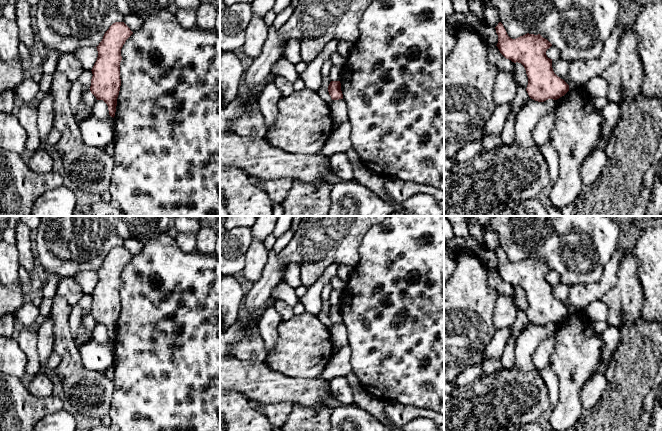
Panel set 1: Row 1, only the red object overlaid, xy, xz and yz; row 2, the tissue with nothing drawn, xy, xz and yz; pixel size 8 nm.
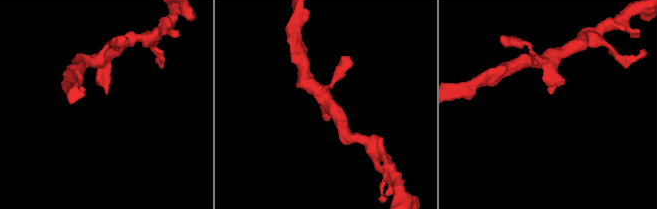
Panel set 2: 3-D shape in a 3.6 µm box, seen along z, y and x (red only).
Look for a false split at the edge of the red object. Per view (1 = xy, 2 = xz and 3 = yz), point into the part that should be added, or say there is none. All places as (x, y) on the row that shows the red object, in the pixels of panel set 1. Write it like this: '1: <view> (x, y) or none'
1: none
2: none
3: none

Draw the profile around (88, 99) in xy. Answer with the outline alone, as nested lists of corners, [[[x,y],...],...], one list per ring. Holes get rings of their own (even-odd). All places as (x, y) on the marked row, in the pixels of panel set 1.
[[[84,91],[82,95],[82,102],[87,108],[88,111],[93,110],[93,106],[95,102],[97,101],[96,97],[91,93],[91,91]]]

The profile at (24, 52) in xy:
[[[23,43],[19,45],[19,58],[22,62],[28,64],[32,50],[26,47]]]

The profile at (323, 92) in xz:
[[[323,77],[321,82],[321,87],[317,91],[319,96],[328,104],[332,101],[331,96],[329,95],[329,92],[328,92],[328,86],[330,82],[331,82],[331,79],[329,77]]]

